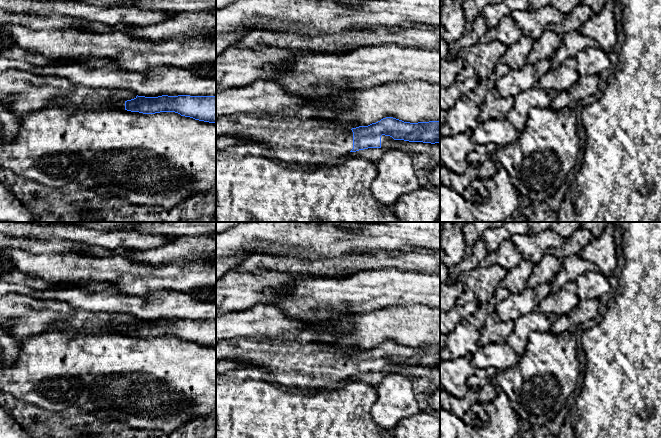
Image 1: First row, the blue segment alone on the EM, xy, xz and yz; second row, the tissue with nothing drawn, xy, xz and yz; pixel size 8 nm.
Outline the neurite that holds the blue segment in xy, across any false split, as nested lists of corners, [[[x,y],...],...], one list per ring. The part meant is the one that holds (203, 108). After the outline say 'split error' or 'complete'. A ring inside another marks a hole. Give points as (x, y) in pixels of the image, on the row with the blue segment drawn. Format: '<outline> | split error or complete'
[[[137,95],[134,99],[120,100],[108,108],[143,114],[175,112],[195,120],[216,123],[216,96],[162,95],[145,97]]] | split error

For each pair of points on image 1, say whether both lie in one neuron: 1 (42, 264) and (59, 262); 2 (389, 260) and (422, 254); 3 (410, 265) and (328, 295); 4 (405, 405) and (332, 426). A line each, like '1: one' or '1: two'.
1: one
2: one
3: two
4: two

